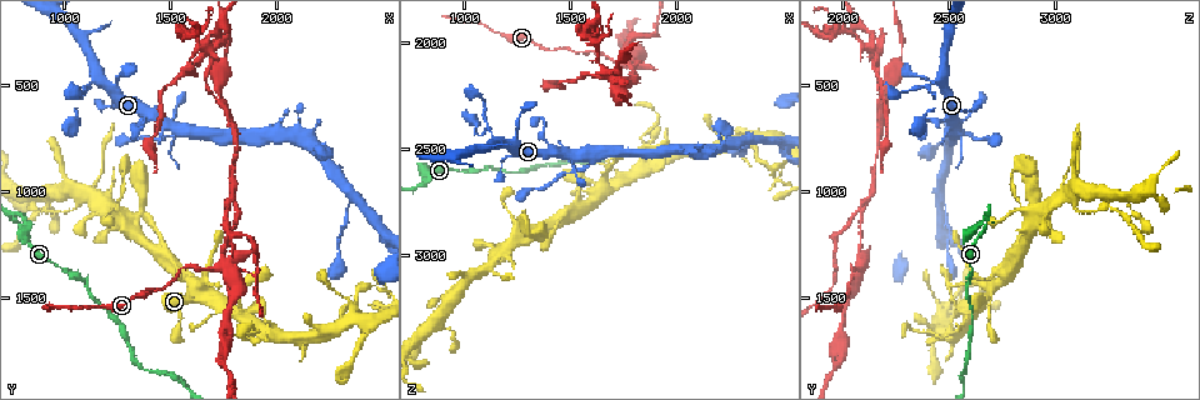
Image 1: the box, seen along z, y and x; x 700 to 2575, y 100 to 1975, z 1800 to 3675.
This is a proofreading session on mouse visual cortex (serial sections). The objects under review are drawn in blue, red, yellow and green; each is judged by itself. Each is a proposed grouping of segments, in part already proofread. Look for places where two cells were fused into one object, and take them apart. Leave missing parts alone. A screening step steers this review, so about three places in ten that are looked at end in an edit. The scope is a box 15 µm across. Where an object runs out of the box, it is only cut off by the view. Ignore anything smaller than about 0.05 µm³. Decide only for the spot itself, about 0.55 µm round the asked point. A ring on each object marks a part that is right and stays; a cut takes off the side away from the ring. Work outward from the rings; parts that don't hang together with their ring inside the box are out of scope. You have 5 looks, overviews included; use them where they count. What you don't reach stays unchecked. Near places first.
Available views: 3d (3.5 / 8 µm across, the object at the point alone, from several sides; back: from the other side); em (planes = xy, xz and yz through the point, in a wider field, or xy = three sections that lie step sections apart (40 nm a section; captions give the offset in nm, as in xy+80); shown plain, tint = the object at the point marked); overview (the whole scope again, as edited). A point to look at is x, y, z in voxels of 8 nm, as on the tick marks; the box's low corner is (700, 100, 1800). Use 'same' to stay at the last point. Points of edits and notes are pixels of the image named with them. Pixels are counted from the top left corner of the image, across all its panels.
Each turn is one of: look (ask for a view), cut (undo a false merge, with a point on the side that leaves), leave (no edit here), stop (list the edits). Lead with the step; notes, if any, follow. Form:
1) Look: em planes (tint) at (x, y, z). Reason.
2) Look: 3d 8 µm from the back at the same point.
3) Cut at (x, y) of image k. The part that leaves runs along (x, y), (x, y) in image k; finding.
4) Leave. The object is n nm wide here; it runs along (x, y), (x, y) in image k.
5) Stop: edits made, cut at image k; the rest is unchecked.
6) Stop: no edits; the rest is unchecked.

Look: 3d 3.5 µm at (1740, 1350, 2100). Sharp bend.

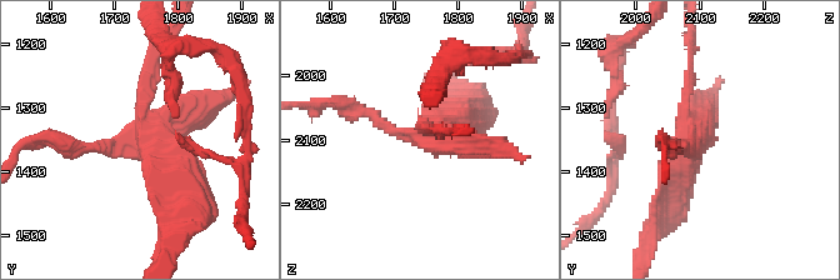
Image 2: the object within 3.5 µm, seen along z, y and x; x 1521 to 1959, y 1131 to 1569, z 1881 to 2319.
Look: em xy step 2 (tint) at (1740, 1345, 2095). 4 arms meet here; the arms are 150, 150, 350, 450 nm wide.

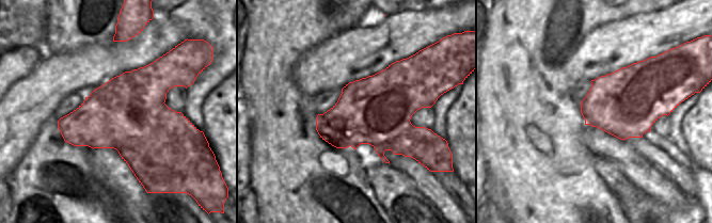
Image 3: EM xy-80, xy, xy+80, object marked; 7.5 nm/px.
Cut at (160, 178) of image 2. Two cells meet here.

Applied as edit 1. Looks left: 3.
Look: overview. Redraw.

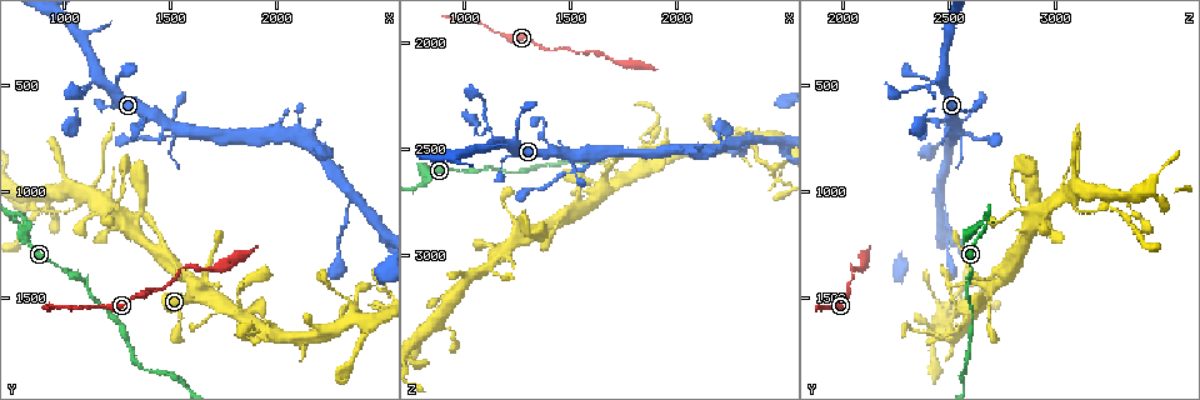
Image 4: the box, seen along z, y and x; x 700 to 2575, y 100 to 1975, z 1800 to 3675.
Look: em xy step 5 (tint) at (1600, 730, 2540). Sharp bend.

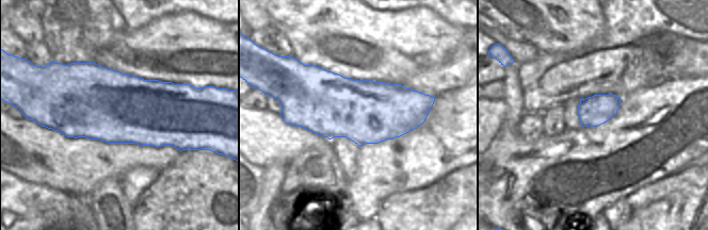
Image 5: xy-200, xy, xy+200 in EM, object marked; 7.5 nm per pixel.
Look: 3d 3.5 µm at the same point. Wider look.

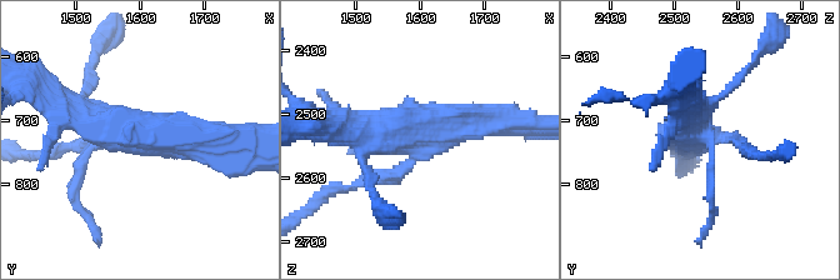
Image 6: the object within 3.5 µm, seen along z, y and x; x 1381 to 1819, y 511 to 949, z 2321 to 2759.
Leave. The object is 480 nm wide here; it runs along (49, 95), (99, 126), (206, 138) in image 6; one cell here.

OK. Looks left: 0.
Stop: edits made, cut at image 2; the rest is unchecked.

